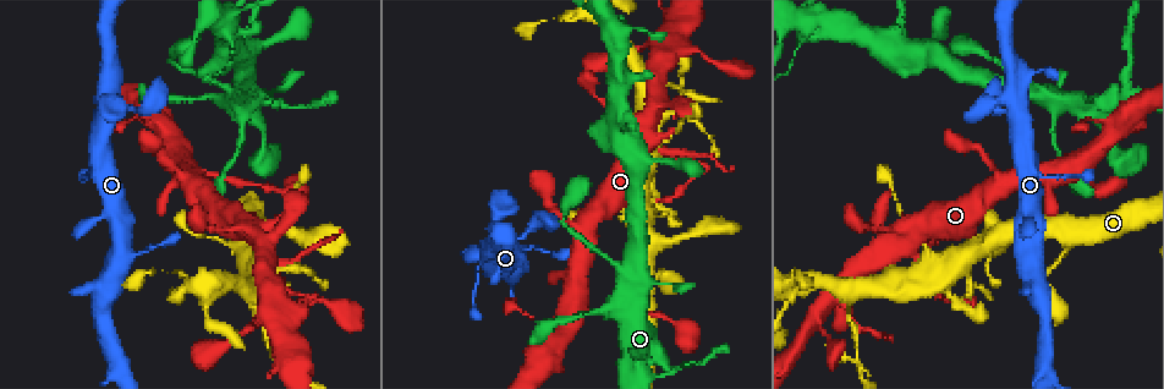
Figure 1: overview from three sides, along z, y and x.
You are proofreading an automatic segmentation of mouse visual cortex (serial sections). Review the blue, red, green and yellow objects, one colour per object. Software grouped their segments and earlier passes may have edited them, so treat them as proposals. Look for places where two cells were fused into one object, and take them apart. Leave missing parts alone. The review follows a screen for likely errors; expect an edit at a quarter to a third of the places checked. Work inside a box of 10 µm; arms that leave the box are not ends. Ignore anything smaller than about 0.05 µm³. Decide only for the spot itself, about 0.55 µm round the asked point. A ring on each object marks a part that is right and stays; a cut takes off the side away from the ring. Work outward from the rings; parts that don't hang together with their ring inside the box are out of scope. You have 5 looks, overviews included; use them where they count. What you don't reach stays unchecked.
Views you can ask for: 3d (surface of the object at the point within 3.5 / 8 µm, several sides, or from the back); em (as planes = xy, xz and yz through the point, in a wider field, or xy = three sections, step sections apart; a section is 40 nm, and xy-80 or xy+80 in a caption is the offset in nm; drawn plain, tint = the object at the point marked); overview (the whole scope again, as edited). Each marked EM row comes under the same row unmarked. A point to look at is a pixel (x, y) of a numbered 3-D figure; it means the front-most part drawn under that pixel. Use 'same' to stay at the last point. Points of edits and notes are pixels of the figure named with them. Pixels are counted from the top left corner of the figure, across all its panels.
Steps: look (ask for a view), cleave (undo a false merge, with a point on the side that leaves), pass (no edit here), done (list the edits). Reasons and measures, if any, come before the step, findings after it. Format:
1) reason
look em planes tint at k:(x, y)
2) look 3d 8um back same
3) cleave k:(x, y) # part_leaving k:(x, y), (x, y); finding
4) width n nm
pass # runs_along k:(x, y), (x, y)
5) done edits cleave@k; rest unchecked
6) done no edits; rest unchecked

a fork
look 3d 3.5um at 1:(921, 264)

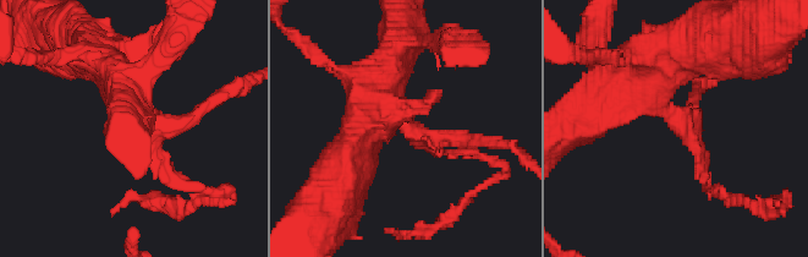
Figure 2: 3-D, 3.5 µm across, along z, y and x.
shape alone is not enough
look em xy step 2 tint at 2:(412, 132)

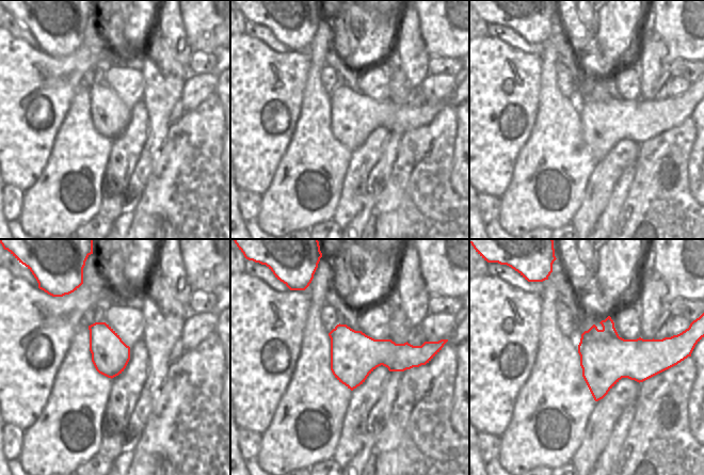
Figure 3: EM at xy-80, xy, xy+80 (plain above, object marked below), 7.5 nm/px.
width 360 nm
pass # runs_along 2:(110, 66), (143, 146), (181, 182); one cell here

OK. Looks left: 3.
look 3d 3.5um at 1:(983, 243)

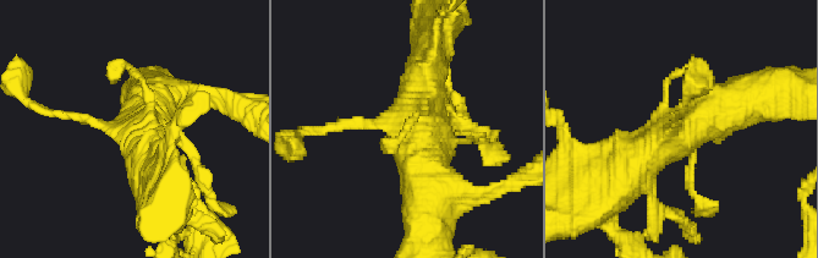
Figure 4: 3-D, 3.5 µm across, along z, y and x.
look em xy step 2 tint at 4:(399, 125)

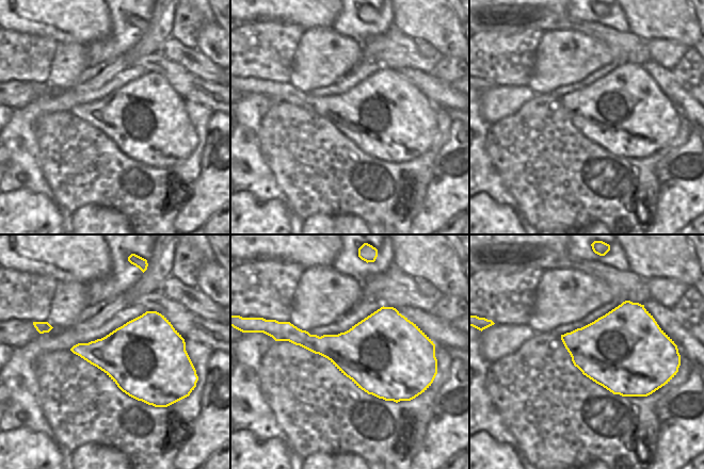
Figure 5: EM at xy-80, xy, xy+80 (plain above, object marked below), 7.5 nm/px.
pass # runs_along 4:(752, 94), (676, 131), (620, 176); all the same cell

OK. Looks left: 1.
done no edits; rest unchecked

